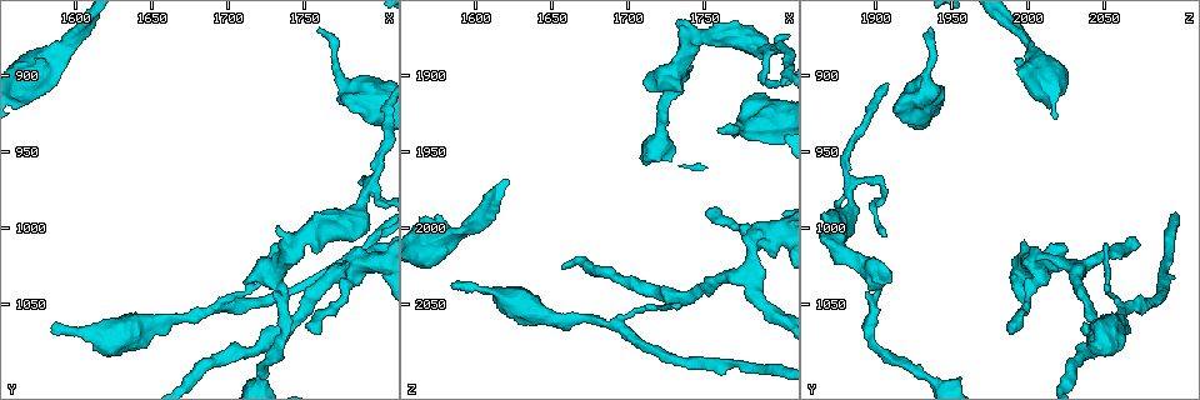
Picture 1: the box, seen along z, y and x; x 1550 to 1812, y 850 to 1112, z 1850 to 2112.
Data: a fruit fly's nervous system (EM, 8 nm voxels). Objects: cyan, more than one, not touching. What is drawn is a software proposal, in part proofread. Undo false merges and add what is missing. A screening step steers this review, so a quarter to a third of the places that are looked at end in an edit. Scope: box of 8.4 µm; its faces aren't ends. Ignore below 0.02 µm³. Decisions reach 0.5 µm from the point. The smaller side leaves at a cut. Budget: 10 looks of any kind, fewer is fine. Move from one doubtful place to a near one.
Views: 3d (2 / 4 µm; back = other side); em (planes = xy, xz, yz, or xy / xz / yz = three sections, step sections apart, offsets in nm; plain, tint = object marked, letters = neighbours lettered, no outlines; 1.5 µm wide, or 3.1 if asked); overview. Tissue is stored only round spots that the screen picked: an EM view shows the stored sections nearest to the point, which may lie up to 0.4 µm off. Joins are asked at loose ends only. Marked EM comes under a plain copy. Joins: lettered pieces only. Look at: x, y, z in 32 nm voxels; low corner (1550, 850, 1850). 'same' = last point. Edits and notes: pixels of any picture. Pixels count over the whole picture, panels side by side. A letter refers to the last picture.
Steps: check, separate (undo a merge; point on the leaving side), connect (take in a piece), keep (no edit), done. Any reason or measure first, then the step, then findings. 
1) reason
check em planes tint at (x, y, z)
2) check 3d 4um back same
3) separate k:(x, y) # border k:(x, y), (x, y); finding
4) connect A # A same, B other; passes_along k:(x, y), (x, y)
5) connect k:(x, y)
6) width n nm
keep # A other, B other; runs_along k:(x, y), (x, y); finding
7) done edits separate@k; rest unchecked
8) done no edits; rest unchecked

check 3d 4um at (1758, 1068, 1986)

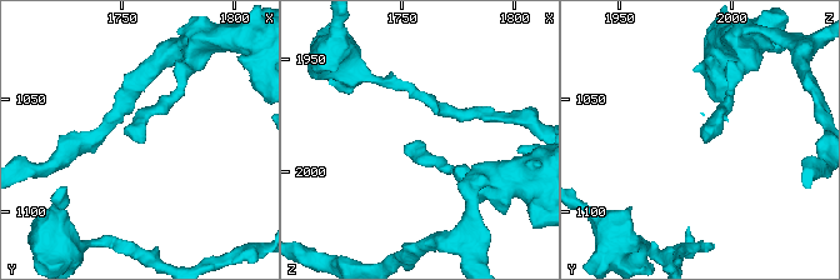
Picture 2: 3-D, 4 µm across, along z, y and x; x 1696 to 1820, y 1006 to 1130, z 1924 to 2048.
now the EM
check em xy step 8 letters at (1756, 1068, 1986)

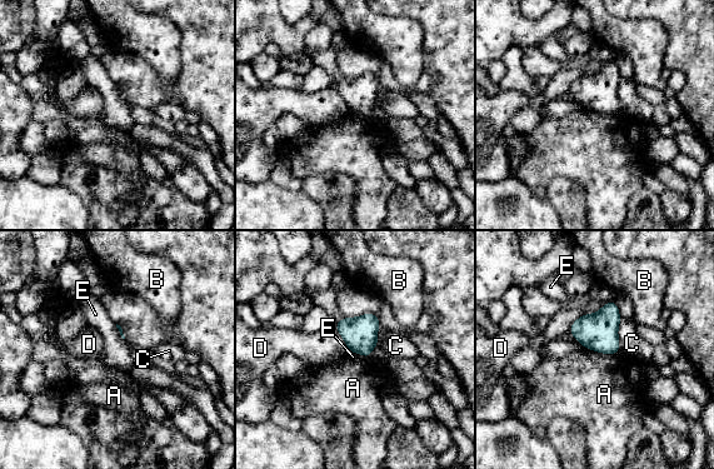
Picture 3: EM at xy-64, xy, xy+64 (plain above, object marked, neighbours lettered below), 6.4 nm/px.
longest_contact A 260 nm
keep # A other, B other, C other, D other, E other; no lettered piece goes on from it

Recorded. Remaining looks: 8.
stops while still wide
check em xy step 8 letters at (1708, 1034, 1906)

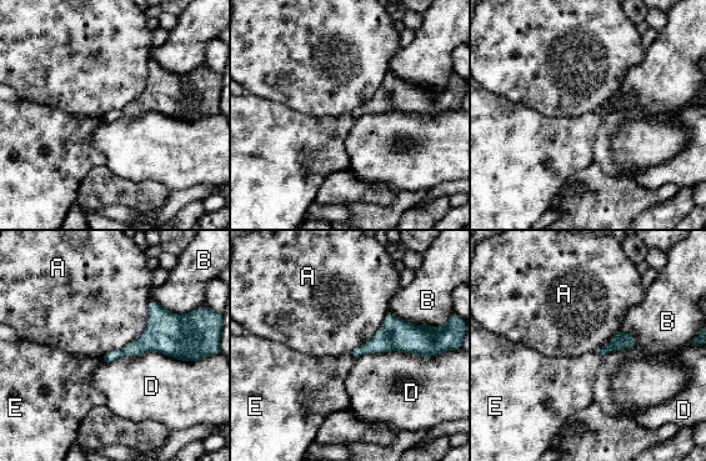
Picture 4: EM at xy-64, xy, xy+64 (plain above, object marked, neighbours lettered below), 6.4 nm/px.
check em planes letters same

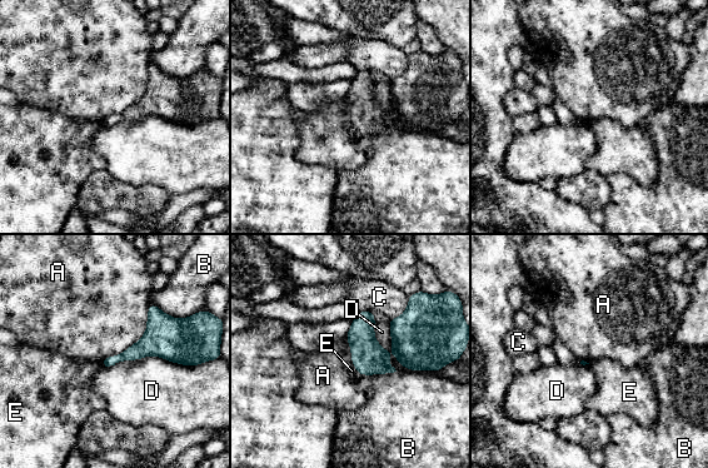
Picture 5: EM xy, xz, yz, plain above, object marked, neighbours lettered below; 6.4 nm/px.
longest_contact A 480 nm
keep # A other, B other, C other, D other, E other; no lettered piece goes on from it

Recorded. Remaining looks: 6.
branch stops here
check em planes letters at (1760, 870, 1934)

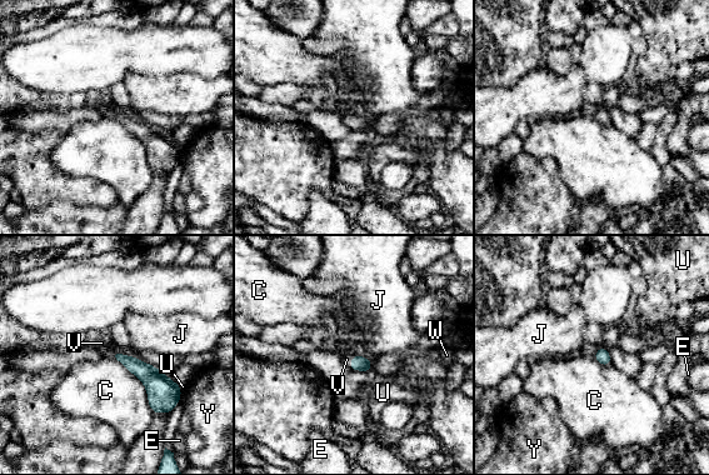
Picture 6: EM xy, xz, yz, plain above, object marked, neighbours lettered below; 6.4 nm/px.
longest_contact C 460 nm
connect 6:(346, 359) # C other, E other, J other, U other, V same, W other, Y other; the neuron continues

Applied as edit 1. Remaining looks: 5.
check overview

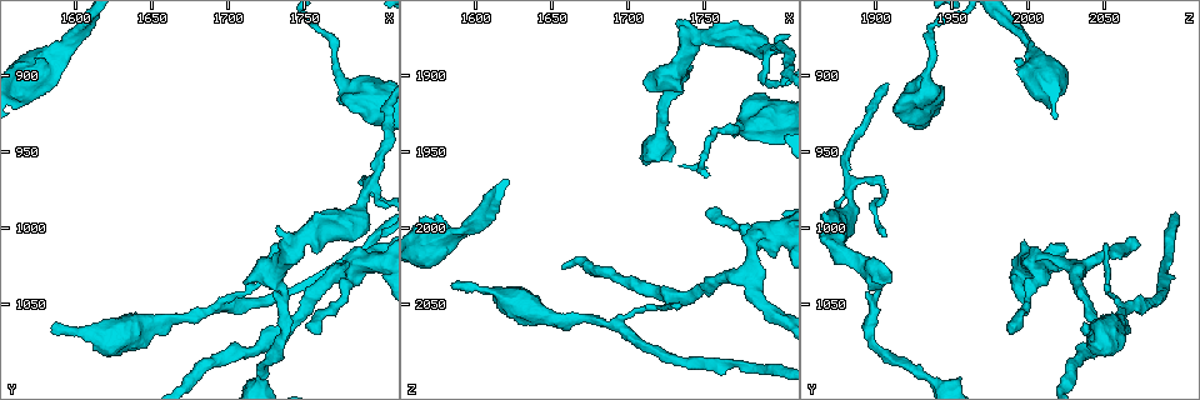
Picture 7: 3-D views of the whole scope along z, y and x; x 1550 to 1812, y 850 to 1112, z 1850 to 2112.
check 3d 2um at (1586, 1062, 2038)

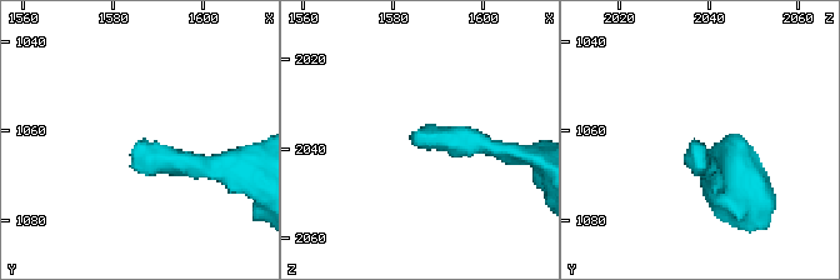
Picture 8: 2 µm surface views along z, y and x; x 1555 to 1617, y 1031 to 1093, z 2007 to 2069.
check em xz step 8 tint at (1587, 1062, 2038)

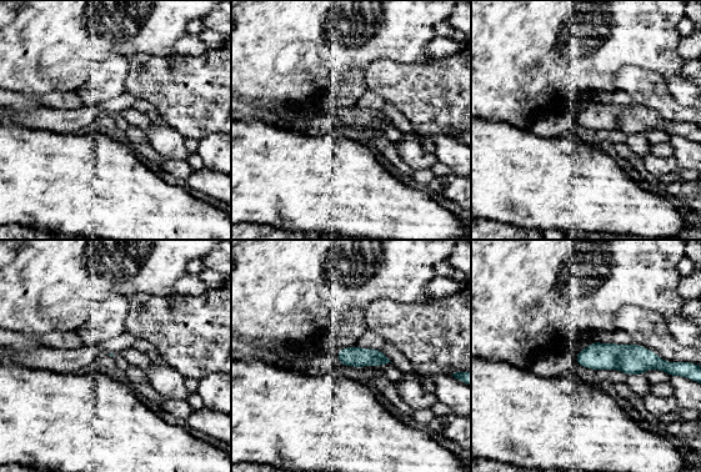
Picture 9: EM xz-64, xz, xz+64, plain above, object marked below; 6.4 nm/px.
check em planes letters same

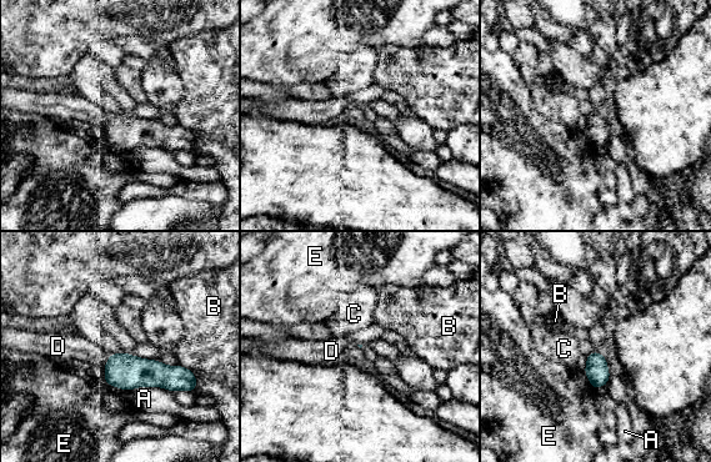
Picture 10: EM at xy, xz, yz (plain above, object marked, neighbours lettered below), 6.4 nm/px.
connect 10:(70, 347) # A other, B other, C other, D same, E other; the neuron continues

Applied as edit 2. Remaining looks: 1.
done edits connect@6, connect@10; rest unchecked

